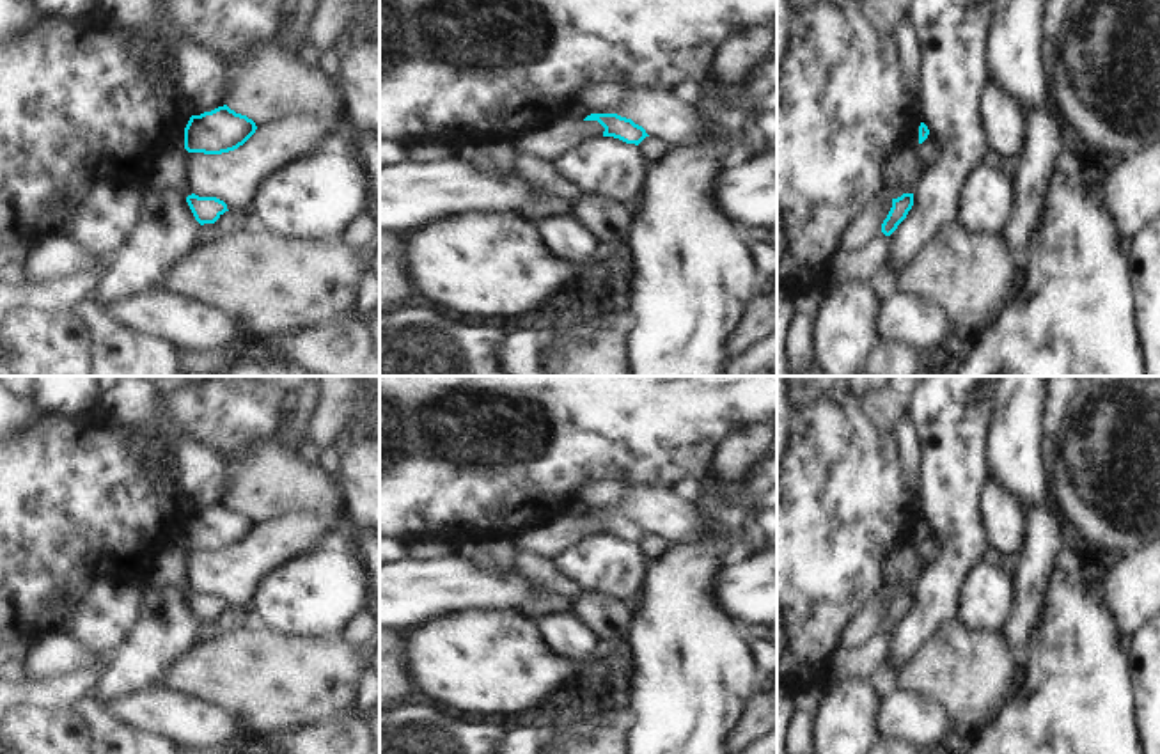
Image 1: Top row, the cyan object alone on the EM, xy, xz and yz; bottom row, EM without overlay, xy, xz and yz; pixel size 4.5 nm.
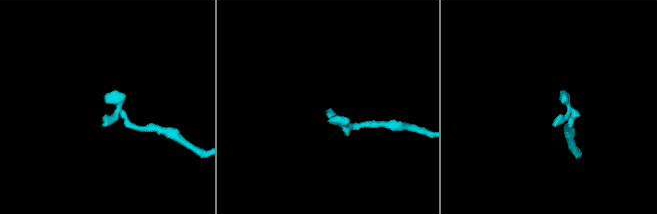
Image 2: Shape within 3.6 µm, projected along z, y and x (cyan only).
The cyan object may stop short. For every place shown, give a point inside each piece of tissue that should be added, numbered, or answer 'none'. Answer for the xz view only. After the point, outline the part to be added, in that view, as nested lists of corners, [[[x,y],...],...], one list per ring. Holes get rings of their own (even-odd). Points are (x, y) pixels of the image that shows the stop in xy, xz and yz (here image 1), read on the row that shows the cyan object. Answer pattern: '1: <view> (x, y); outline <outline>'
none

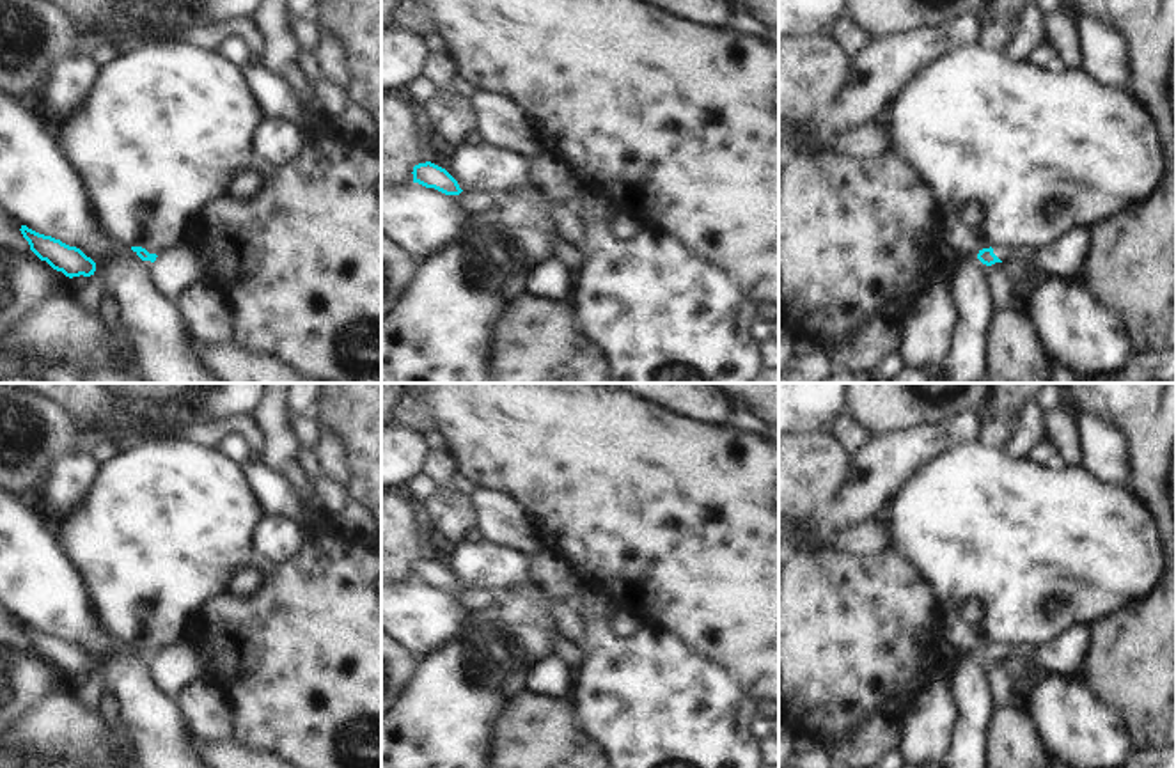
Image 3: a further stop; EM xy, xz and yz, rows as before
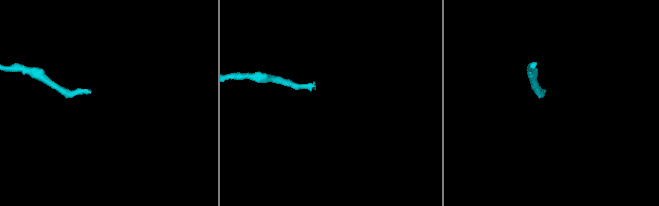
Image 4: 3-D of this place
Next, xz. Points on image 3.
none

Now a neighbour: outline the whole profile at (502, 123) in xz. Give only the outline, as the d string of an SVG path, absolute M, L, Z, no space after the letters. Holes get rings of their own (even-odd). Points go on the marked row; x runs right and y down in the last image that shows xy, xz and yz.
M475 92L472 103L479 114L479 133L488 144L527 156L546 153L539 126L513 99L495 92Z

